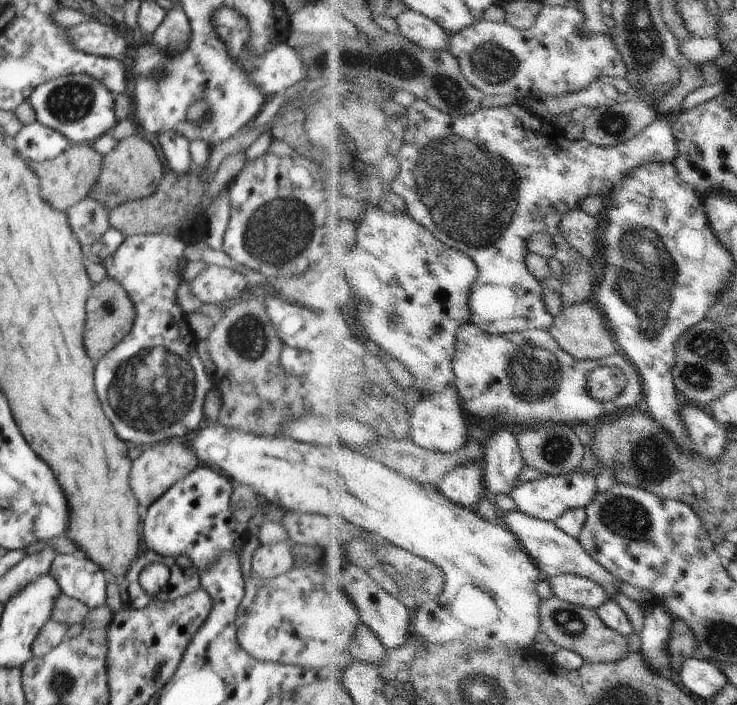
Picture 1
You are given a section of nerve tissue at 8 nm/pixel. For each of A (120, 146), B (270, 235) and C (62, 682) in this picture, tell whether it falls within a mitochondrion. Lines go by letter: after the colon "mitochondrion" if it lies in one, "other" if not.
A: other
B: mitochondrion
C: mitochondrion

